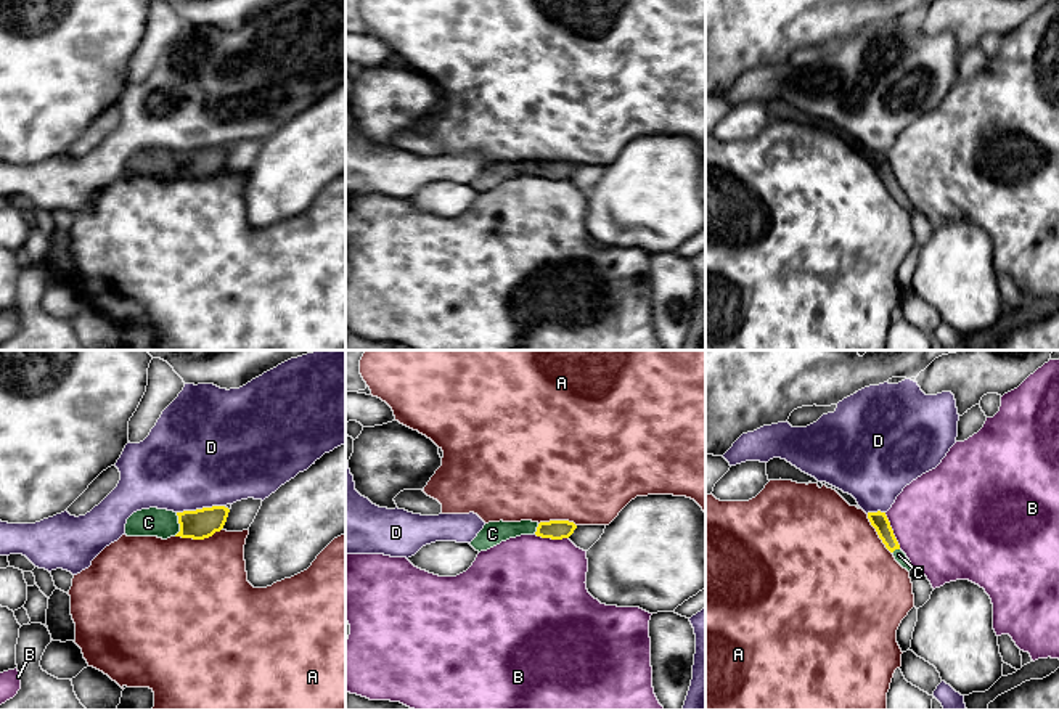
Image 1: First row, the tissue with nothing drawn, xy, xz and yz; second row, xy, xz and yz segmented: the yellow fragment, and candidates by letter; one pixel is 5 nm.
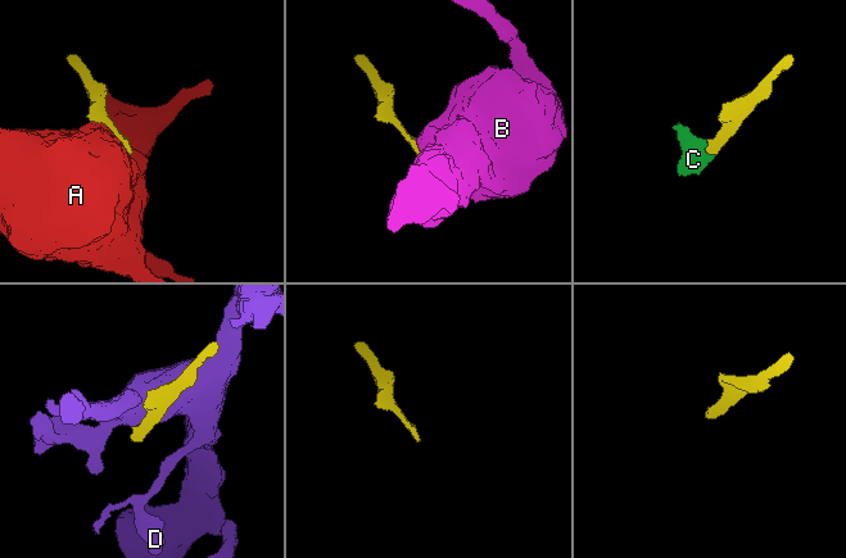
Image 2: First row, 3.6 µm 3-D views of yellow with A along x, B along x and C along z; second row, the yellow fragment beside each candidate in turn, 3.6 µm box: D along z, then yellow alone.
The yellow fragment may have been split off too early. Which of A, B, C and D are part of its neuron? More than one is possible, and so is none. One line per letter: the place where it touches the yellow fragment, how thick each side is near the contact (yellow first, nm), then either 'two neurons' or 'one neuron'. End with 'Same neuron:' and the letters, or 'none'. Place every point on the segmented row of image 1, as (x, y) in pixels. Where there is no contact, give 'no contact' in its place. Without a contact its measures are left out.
A: xy (198, 538) | 150/500 nm | two neurons
B: yz (892, 530) | 90/480 nm | two neurons
C: xy (179, 522) | 150/140 nm | one neuron
D: xy (200, 510) | 150/480 nm | two neurons
Same neuron: C

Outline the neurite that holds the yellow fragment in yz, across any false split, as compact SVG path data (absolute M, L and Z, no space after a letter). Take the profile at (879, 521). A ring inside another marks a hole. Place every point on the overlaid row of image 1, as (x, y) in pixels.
M868 512L868 519L871 525L876 528L879 538L885 545L885 548L893 554L895 561L906 569L908 572L913 569L910 559L906 554L900 549L900 545L893 535L893 530L890 527L890 522L885 516L885 512Z

